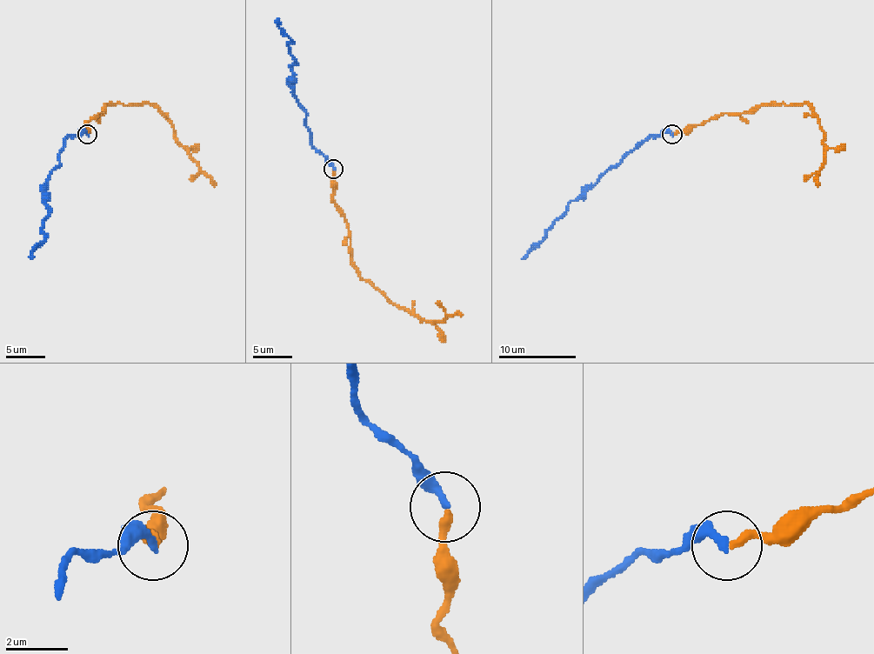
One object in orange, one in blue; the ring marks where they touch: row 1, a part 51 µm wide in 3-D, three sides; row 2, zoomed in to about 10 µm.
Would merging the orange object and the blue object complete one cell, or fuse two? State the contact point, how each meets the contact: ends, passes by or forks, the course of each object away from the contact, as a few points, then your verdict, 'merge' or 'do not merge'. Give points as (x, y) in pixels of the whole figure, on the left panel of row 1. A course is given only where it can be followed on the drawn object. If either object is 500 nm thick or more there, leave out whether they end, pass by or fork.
(87, 134) | orange ends | blue ends | orange via (86, 135), (86, 124), (98, 113), (103, 113), (106, 105), (146, 103), (158, 110), (187, 154), (214, 187) | blue via (86, 135), (70, 135), (65, 140), (46, 189), (43, 239), (30, 258) | merge

